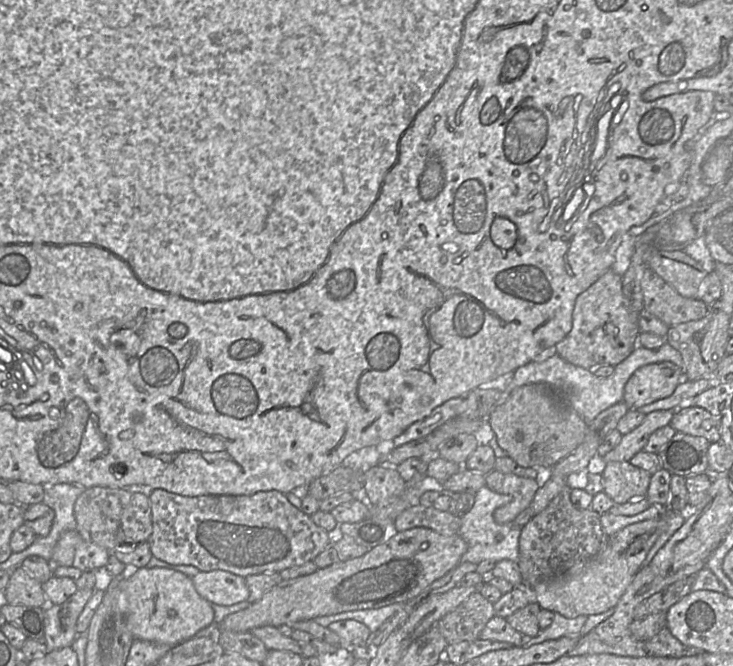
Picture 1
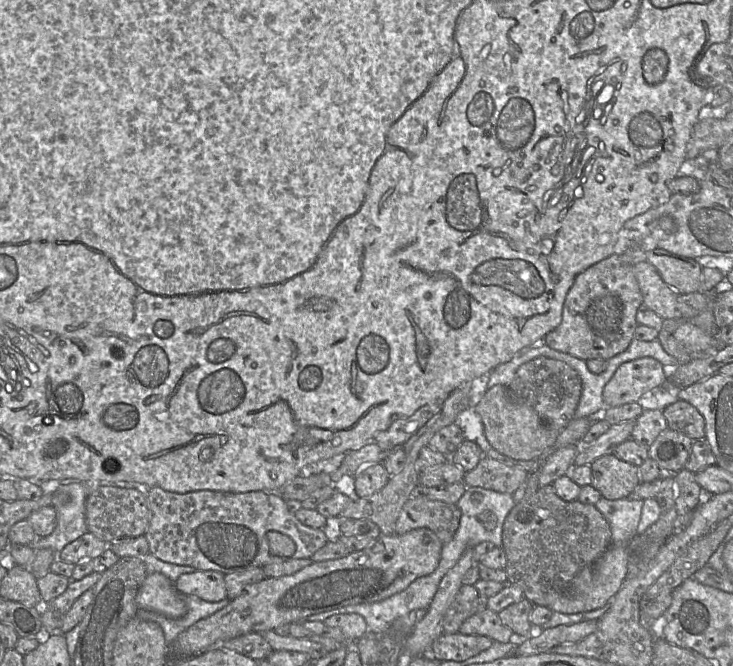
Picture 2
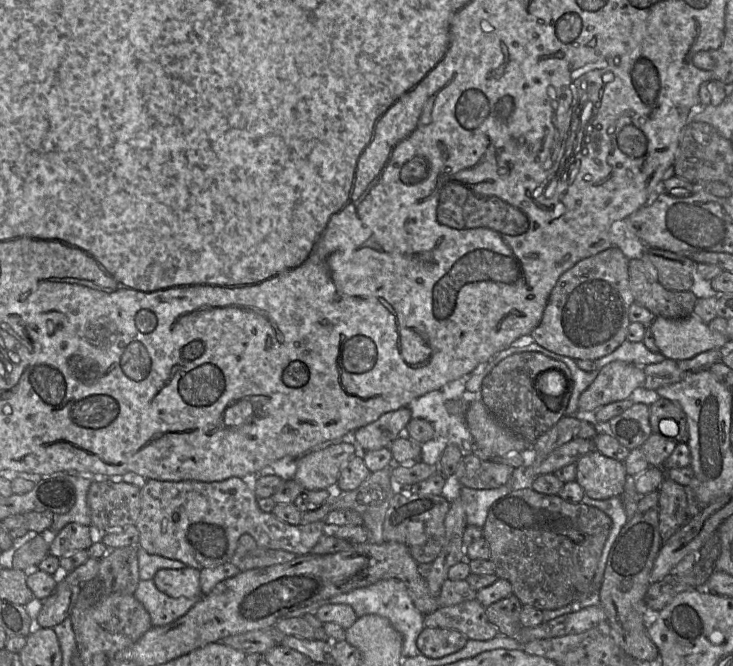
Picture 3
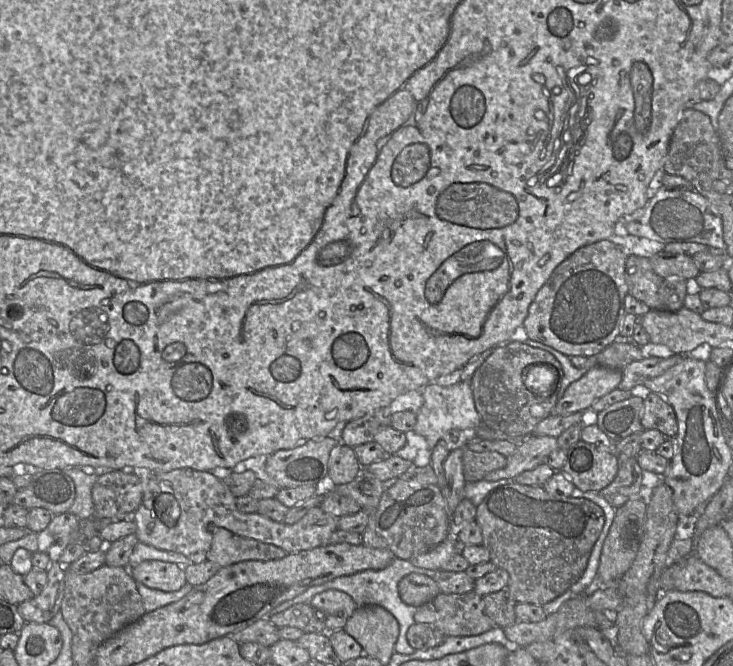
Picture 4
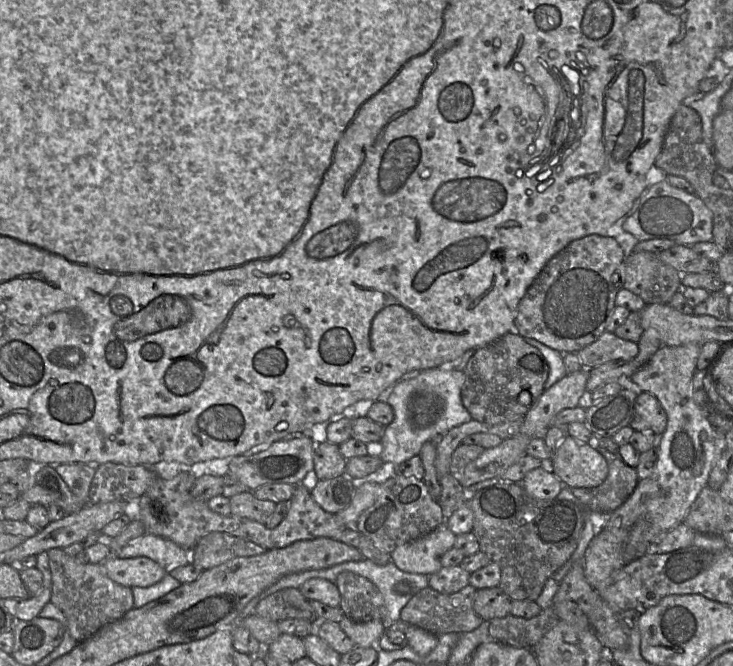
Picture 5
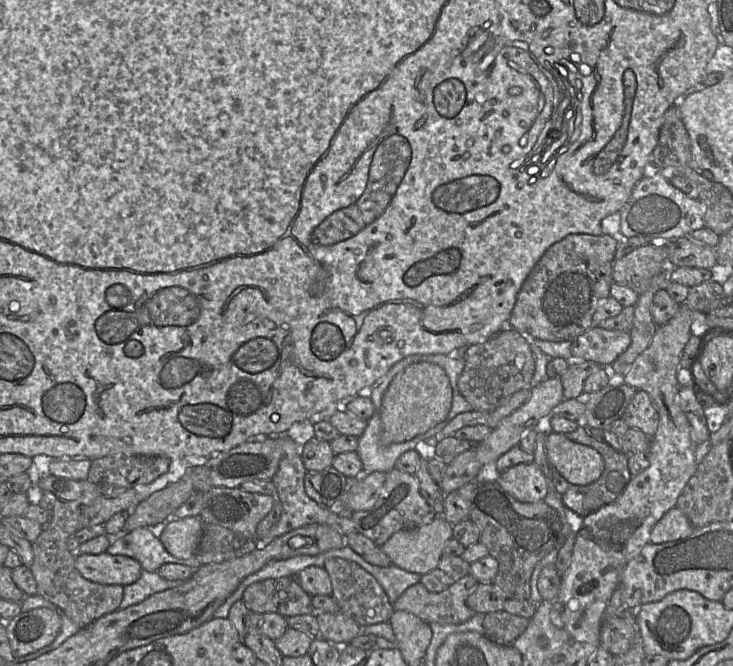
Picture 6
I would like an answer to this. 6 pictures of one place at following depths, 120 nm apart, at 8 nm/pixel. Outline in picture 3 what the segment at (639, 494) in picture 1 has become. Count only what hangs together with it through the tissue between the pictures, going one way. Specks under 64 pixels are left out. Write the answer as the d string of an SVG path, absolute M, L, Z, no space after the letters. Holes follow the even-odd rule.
M593 450L583 455L576 463L576 482L581 485L585 495L598 500L620 496L624 491L628 476L623 462L604 456Z

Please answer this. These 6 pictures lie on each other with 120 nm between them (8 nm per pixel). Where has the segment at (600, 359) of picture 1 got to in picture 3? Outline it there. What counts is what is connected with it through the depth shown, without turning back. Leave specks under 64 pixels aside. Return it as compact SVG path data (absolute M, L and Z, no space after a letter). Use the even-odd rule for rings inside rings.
M610 247L564 272L551 291L539 325L531 333L534 342L556 354L593 361L617 349L626 340L629 308L635 302L628 263L617 247Z

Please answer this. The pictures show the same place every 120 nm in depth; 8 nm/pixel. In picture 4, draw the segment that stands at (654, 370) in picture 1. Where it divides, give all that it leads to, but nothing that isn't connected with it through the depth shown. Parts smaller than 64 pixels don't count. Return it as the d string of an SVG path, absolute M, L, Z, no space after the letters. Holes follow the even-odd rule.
M603 366L590 368L567 387L551 415L567 415L592 409L599 398L619 388L622 376L622 371L618 369Z

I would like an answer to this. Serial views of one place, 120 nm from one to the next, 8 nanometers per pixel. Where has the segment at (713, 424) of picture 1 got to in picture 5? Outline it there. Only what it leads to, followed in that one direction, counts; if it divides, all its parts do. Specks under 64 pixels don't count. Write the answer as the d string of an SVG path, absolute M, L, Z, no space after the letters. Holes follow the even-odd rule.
M641 392L637 395L629 426L638 432L653 432L658 437L663 434L667 426L667 415L653 394Z

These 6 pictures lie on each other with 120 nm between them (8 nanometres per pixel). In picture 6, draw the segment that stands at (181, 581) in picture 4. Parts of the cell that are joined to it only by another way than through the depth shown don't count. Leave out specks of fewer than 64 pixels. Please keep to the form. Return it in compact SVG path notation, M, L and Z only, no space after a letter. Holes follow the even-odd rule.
M75 554L75 566L87 580L104 585L130 585L136 582L143 569L141 564L125 555Z

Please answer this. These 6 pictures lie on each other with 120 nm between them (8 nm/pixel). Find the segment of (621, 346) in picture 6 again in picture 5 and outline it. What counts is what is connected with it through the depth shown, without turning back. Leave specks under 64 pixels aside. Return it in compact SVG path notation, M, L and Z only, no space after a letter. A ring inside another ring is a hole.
M606 331L592 344L570 353L577 353L583 365L582 369L590 369L611 361L633 360L638 351L637 343Z

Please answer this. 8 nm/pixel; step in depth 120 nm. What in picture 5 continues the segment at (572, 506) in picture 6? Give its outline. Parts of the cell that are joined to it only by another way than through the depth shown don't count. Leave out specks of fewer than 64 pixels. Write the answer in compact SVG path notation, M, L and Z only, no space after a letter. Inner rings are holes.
M595 447L608 463L608 476L597 487L570 488L577 501L589 511L611 513L618 509L634 492L638 482L637 469L626 464L619 454Z

